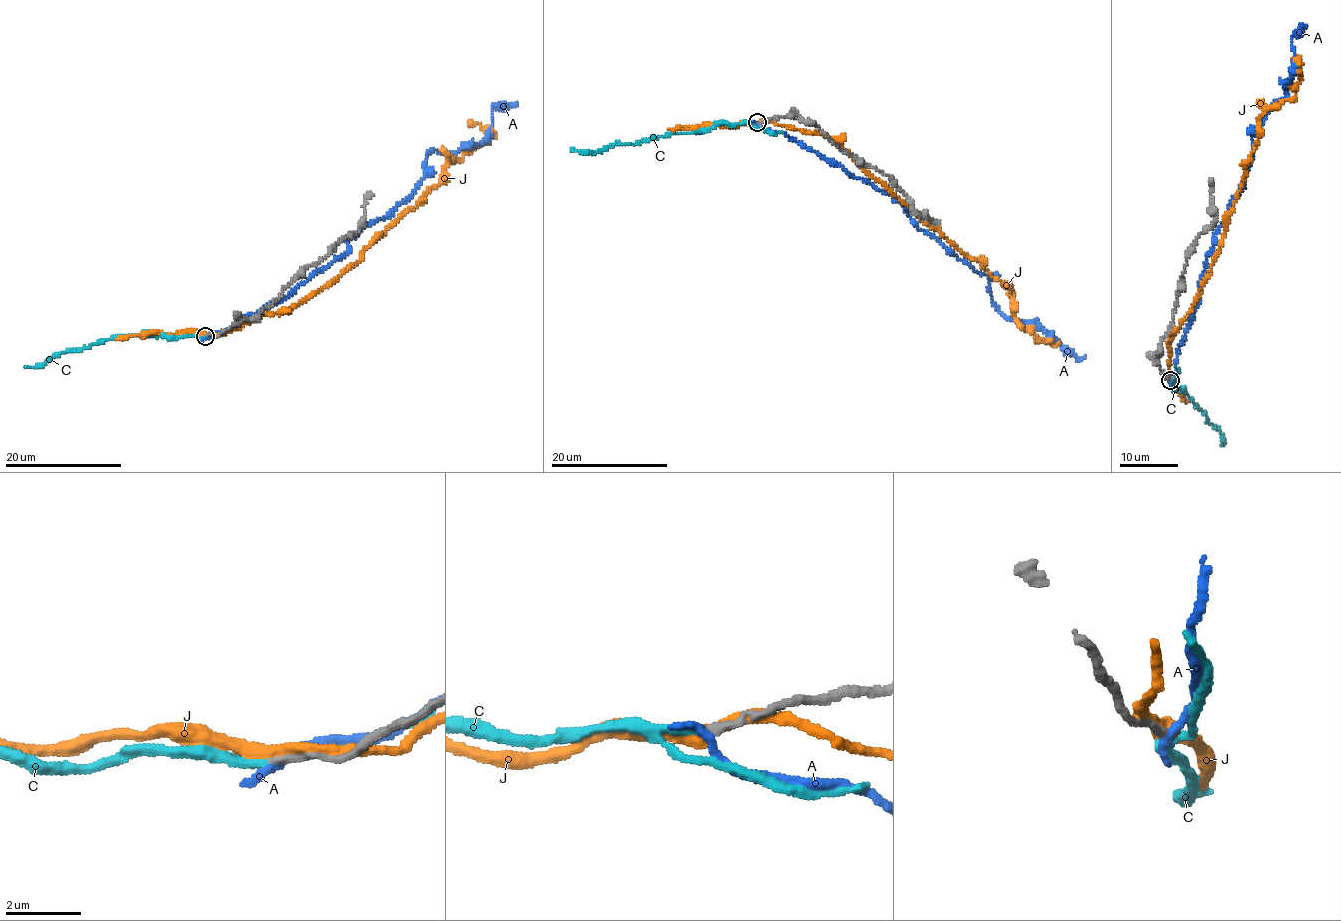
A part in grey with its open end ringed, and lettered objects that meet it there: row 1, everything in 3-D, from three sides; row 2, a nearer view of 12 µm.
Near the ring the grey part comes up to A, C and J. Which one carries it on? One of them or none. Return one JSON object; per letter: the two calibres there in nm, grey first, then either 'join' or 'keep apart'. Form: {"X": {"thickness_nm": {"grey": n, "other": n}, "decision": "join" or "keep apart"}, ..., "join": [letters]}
{"A": {"thickness_nm": {"grey": 220, "other": 300}, "decision": "keep apart"}, "C": {"thickness_nm": {"grey": 220, "other": 190}, "decision": "join"}, "J": {"thickness_nm": {"grey": 260, "other": 280}, "decision": "keep apart"}, "join": ["C"]}

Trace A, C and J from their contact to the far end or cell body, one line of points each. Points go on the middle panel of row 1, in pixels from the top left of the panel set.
A: (758, 124), (894, 196), (906, 215), (985, 275), (991, 301), (1008, 318), (1037, 324), (1079, 358), (1084, 355)
C: (758, 123), (715, 124), (693, 133), (665, 134), (637, 143), (615, 143), (594, 152), (571, 148)
J: (762, 121), (834, 139), (918, 217), (1009, 288), (1011, 311), (1020, 327), (1052, 344), (1035, 341)

